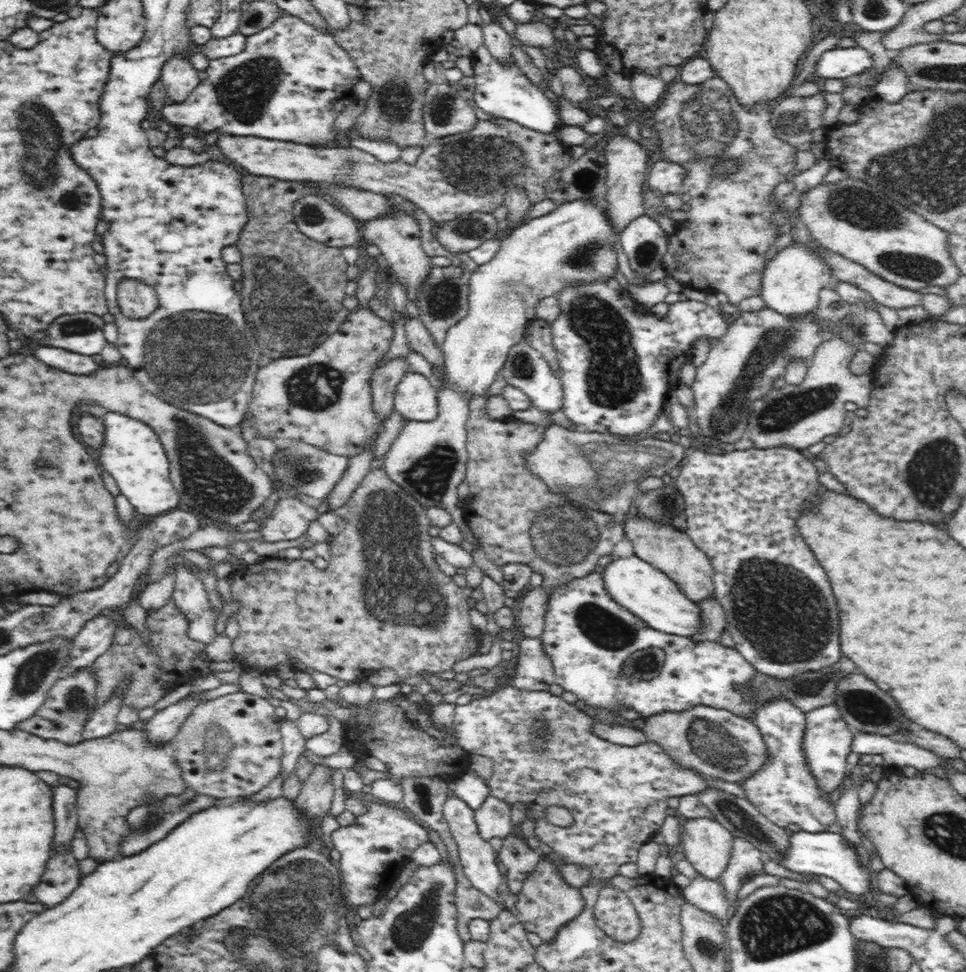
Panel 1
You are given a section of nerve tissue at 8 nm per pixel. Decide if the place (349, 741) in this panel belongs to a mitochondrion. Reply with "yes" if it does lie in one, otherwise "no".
no

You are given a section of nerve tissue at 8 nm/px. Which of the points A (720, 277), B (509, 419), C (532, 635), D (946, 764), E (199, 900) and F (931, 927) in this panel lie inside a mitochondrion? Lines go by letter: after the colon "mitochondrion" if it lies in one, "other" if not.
A: other
B: other
C: other
D: other
E: other
F: other

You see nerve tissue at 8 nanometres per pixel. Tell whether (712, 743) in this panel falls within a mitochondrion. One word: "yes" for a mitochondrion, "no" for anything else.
yes

